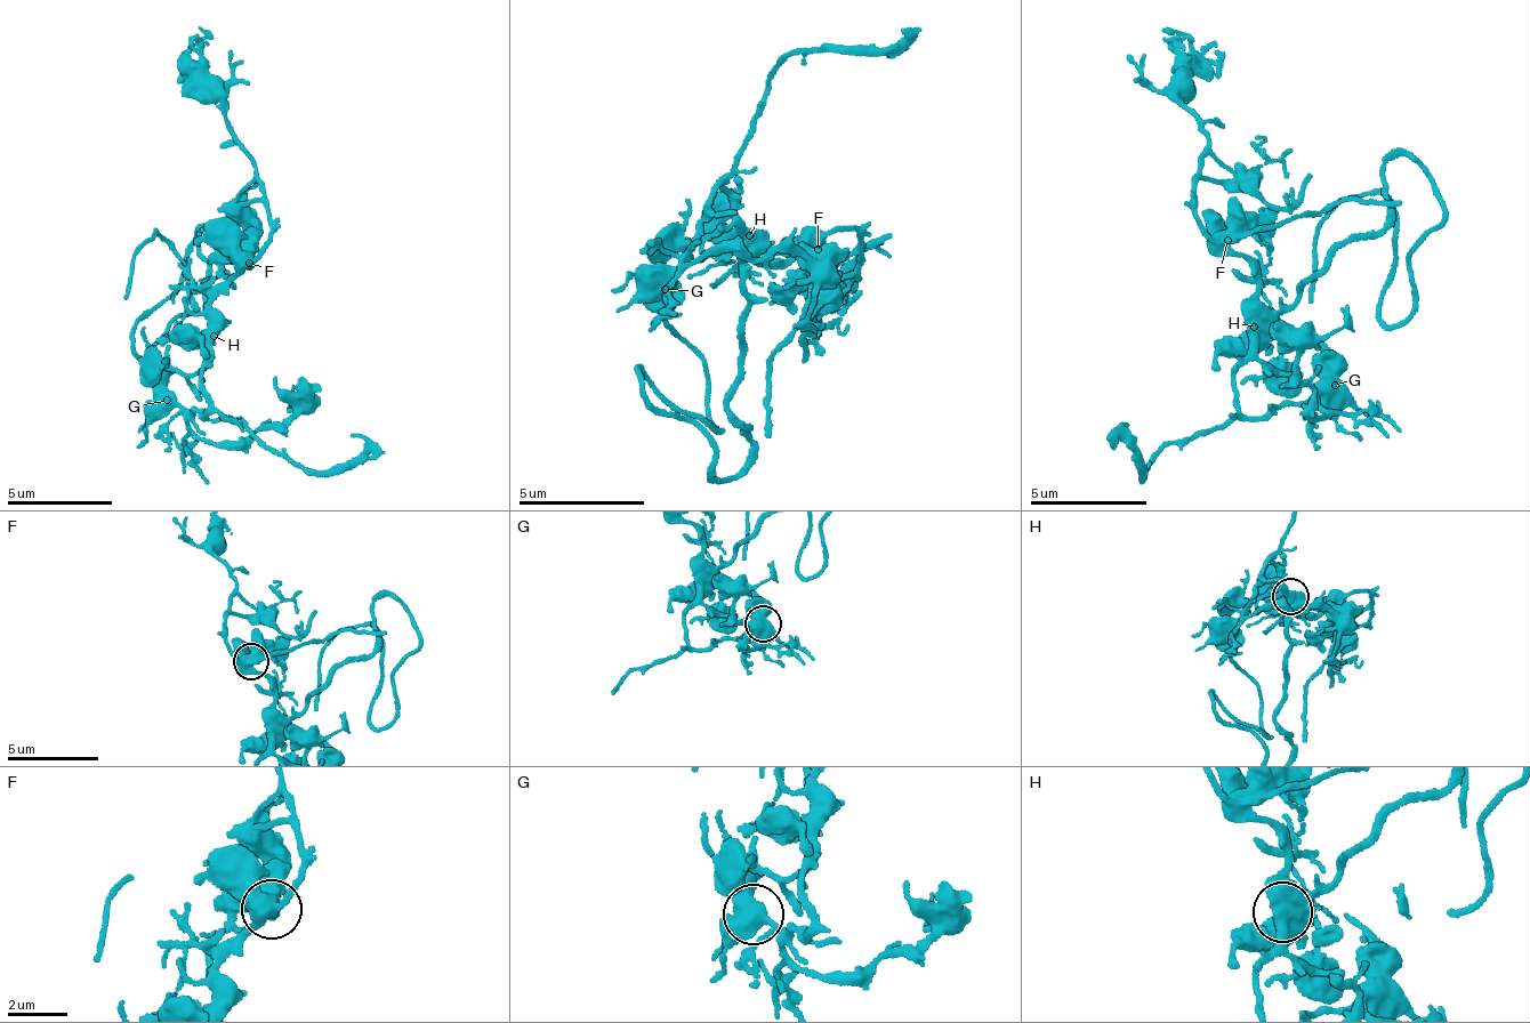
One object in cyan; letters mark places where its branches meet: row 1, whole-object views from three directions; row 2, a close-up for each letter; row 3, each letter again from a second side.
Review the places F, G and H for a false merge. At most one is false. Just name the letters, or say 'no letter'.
no letter

